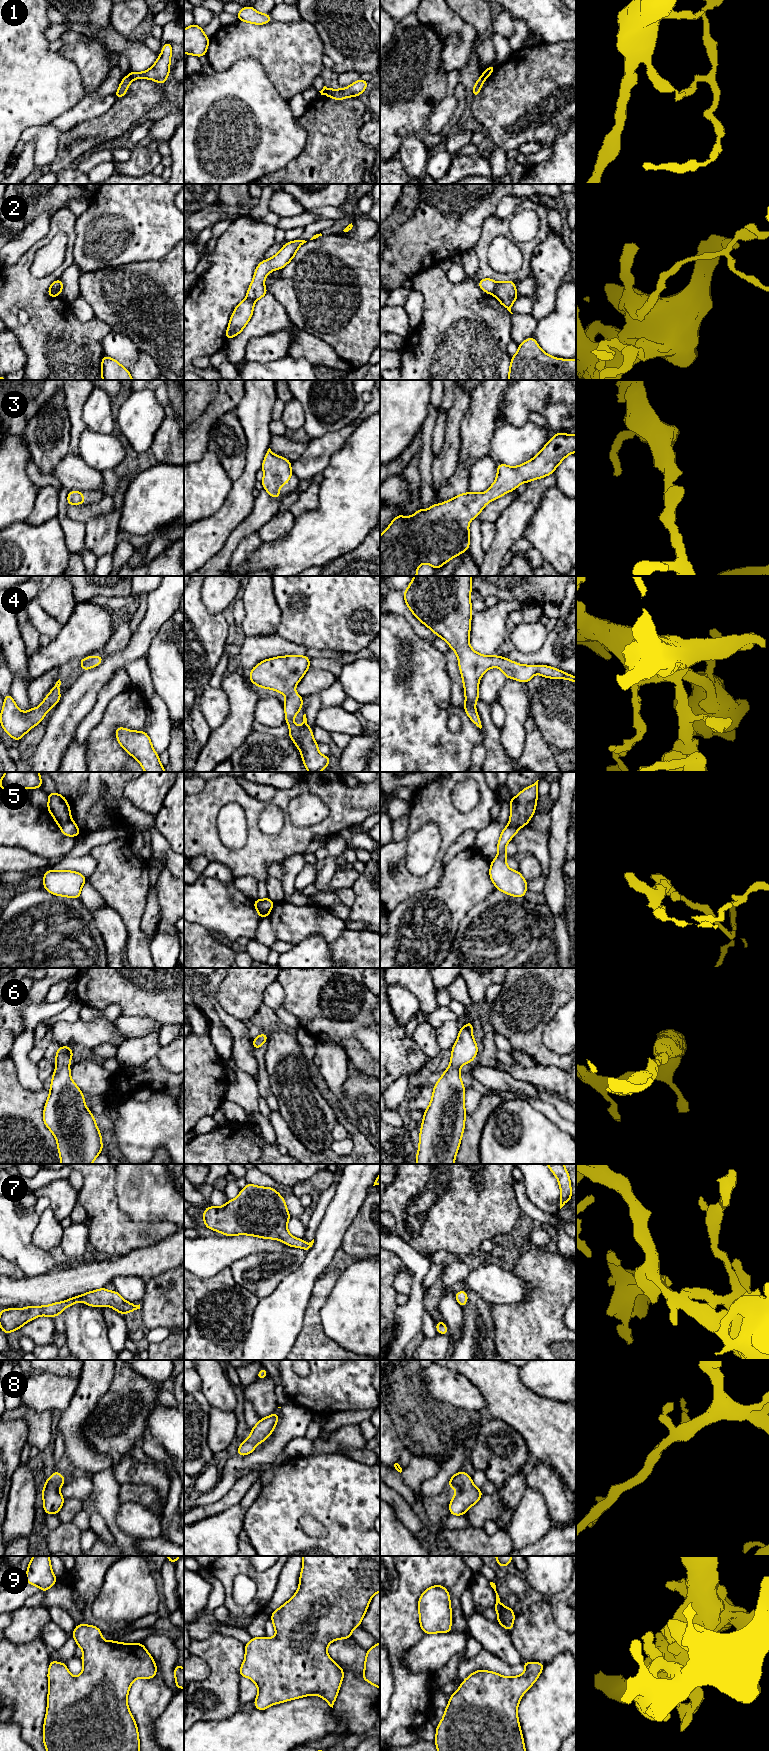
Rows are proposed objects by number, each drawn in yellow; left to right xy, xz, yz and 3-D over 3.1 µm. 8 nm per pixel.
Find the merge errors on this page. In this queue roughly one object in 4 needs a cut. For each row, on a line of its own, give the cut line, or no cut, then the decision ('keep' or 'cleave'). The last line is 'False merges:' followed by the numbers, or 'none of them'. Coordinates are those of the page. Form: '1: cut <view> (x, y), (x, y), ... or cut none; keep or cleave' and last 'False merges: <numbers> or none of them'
1: cut xy (128, 75), (132, 79); cleave
2: cut xy (51, 284), (56, 296); cleave
3: cut none; keep
4: cut none; keep
5: cut xz (256, 900), (262, 917); cleave
6: cut none; keep
7: cut none; keep
8: cut none; keep
9: cut none; keep
False merges: 1, 2, 5

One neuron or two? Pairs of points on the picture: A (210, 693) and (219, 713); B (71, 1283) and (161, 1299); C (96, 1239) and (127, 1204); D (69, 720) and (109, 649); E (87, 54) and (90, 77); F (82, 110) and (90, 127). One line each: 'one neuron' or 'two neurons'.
A: one neuron
B: two neurons
C: two neurons
D: two neurons
E: one neuron
F: two neurons

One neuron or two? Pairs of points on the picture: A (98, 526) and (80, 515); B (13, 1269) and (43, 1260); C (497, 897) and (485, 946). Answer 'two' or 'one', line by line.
A: two
B: two
C: one

